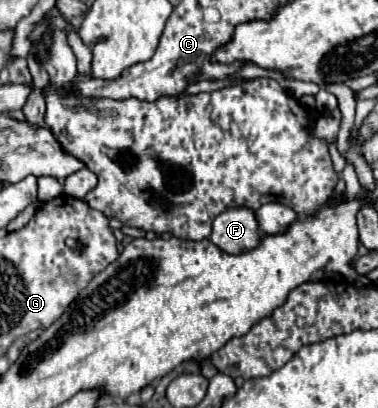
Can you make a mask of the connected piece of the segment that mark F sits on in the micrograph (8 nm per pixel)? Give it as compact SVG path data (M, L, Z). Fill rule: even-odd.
M234 206L214 218L210 240L228 254L240 254L260 246L262 232L256 212L246 206Z

